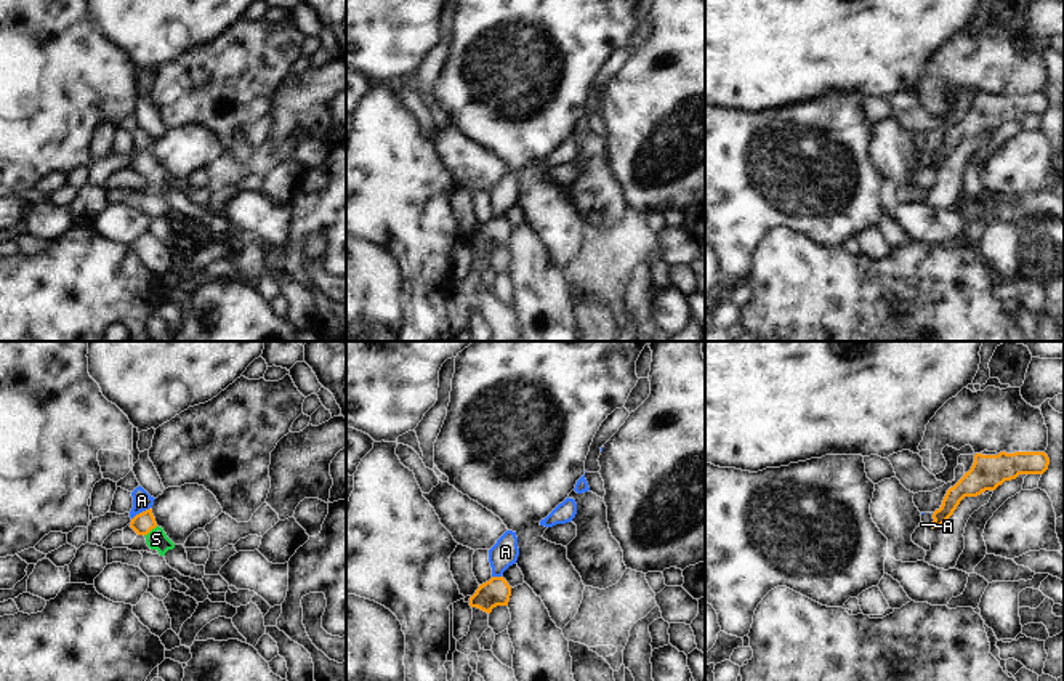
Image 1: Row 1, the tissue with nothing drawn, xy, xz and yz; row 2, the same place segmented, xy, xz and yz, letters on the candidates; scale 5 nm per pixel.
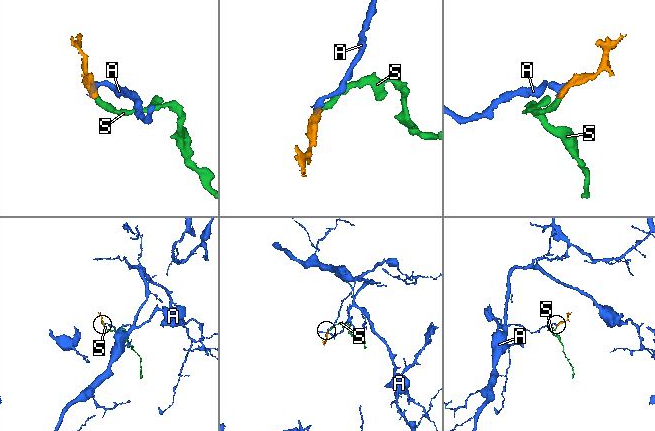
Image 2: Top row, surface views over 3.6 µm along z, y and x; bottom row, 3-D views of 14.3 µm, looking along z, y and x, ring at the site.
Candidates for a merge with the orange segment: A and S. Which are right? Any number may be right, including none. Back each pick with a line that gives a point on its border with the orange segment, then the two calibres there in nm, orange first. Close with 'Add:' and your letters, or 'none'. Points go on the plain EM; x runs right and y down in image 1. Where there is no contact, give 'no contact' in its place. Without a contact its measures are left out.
S: xy (151, 170) | 110/100 nm
Add: S

